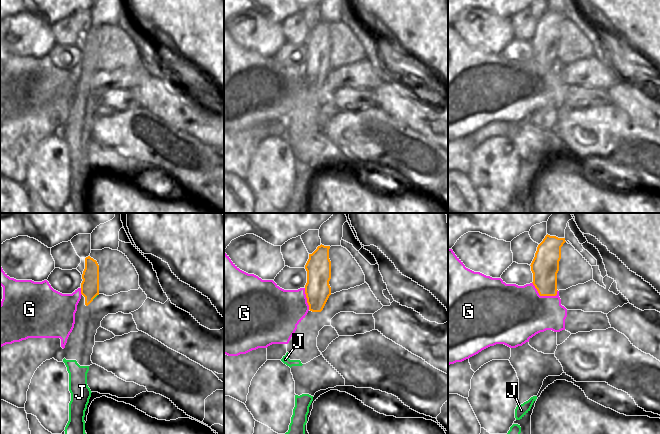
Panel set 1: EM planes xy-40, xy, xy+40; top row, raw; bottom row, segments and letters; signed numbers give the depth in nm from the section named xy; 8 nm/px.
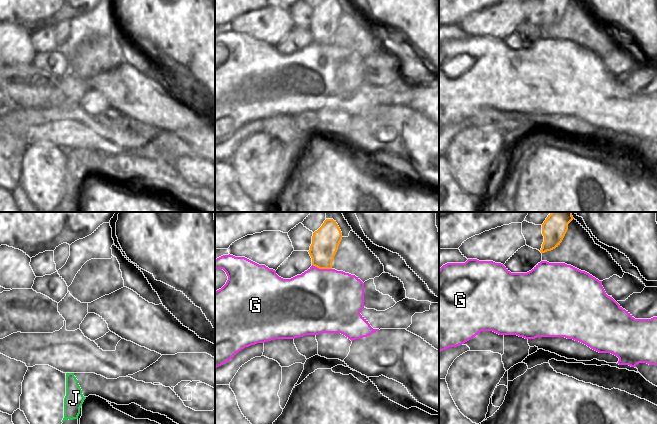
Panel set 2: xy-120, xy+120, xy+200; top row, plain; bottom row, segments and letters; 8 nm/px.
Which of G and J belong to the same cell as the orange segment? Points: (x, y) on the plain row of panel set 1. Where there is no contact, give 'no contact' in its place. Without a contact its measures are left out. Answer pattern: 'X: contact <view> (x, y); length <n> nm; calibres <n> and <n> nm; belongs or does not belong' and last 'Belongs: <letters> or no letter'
G: contact xy+40 (542, 71); length 220 nm; calibres 220 and 440 nm; does not belong
J: contact xy-40 (94, 73); length 60 nm; calibres 140 and 20 nm; belongs
Belongs: J

